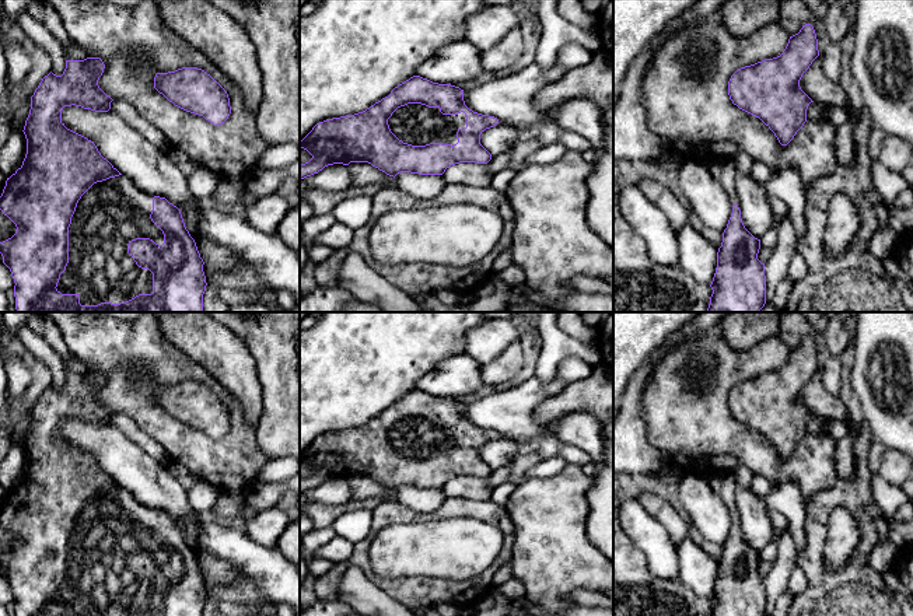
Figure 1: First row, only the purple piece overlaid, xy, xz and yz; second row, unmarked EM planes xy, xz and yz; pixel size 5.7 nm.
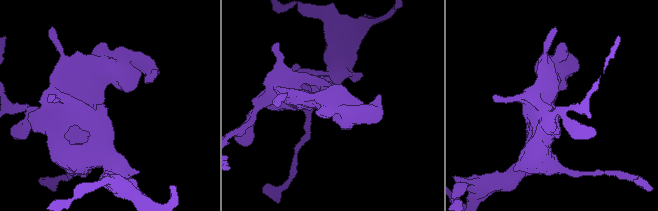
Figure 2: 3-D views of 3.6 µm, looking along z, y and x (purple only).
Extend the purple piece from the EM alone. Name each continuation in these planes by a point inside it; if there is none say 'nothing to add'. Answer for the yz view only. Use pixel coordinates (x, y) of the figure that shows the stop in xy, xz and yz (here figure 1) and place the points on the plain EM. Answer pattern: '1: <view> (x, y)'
1: yz (723, 483)

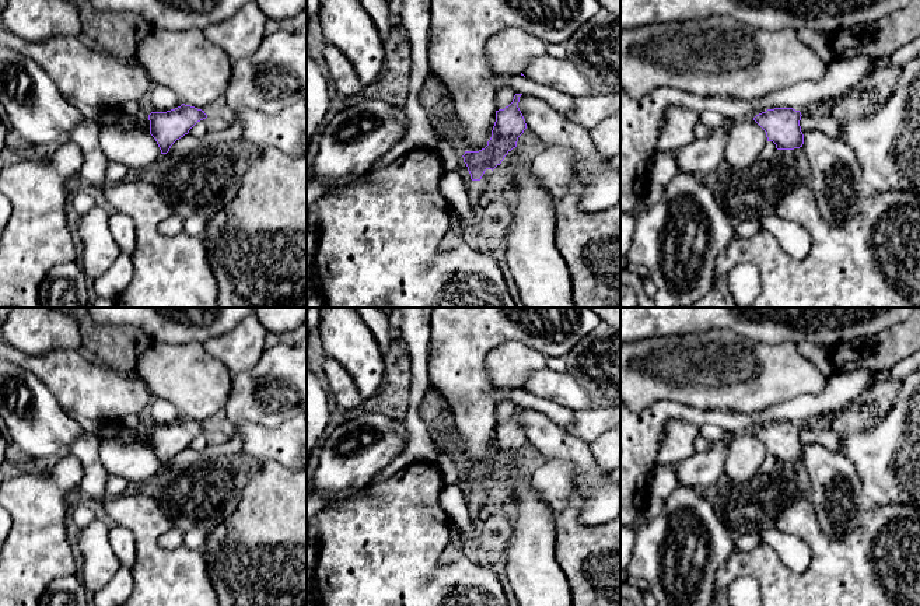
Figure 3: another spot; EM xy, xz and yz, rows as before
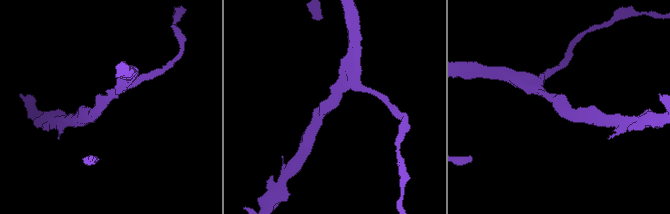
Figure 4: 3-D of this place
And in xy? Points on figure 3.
nothing to add

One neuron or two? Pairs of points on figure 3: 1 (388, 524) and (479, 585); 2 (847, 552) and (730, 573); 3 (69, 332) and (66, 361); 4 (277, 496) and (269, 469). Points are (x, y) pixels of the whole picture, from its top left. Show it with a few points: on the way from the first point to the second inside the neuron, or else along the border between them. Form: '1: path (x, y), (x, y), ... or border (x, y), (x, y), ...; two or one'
1: path (410, 546), (447, 582), (457, 582); one
2: path (818, 581), (777, 581), (765, 568), (759, 568); one
3: border (77, 350), (51, 350), (35, 357); two
4: path (273, 489), (272, 476); one

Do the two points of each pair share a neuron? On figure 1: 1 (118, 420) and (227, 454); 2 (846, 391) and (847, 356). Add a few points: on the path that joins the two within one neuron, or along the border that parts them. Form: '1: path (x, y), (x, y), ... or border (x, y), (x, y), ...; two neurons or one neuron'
1: border (114, 412), (128, 415), (164, 448); two neurons
2: path (846, 382), (846, 364); one neuron

